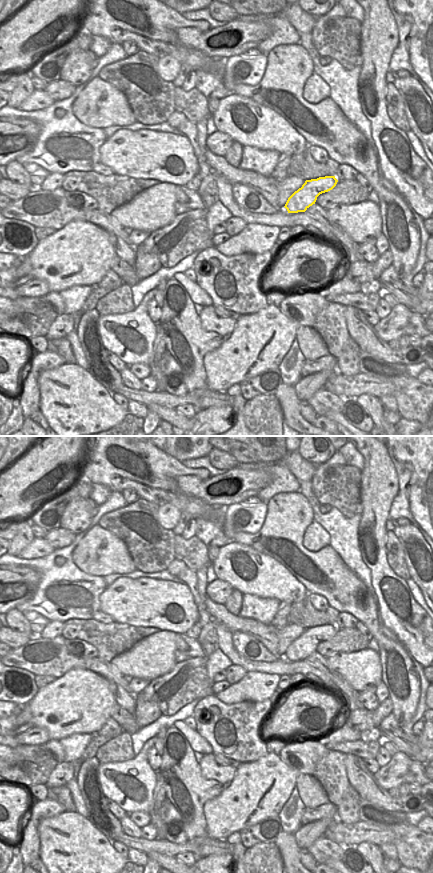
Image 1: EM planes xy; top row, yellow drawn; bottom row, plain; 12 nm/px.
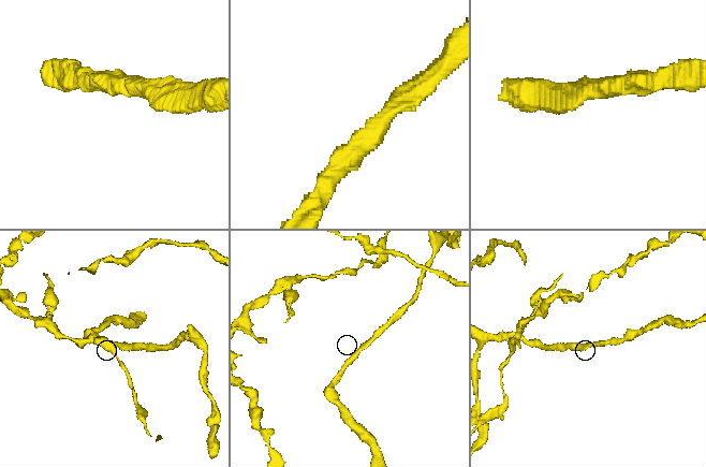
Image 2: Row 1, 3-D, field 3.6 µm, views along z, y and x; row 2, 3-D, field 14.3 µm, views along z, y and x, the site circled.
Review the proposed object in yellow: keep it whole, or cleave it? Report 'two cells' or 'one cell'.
one cell

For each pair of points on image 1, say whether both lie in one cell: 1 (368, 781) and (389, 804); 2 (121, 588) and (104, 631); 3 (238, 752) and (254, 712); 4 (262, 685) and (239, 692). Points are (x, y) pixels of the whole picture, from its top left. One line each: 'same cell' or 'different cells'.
1: same cell
2: different cells
3: same cell
4: same cell

